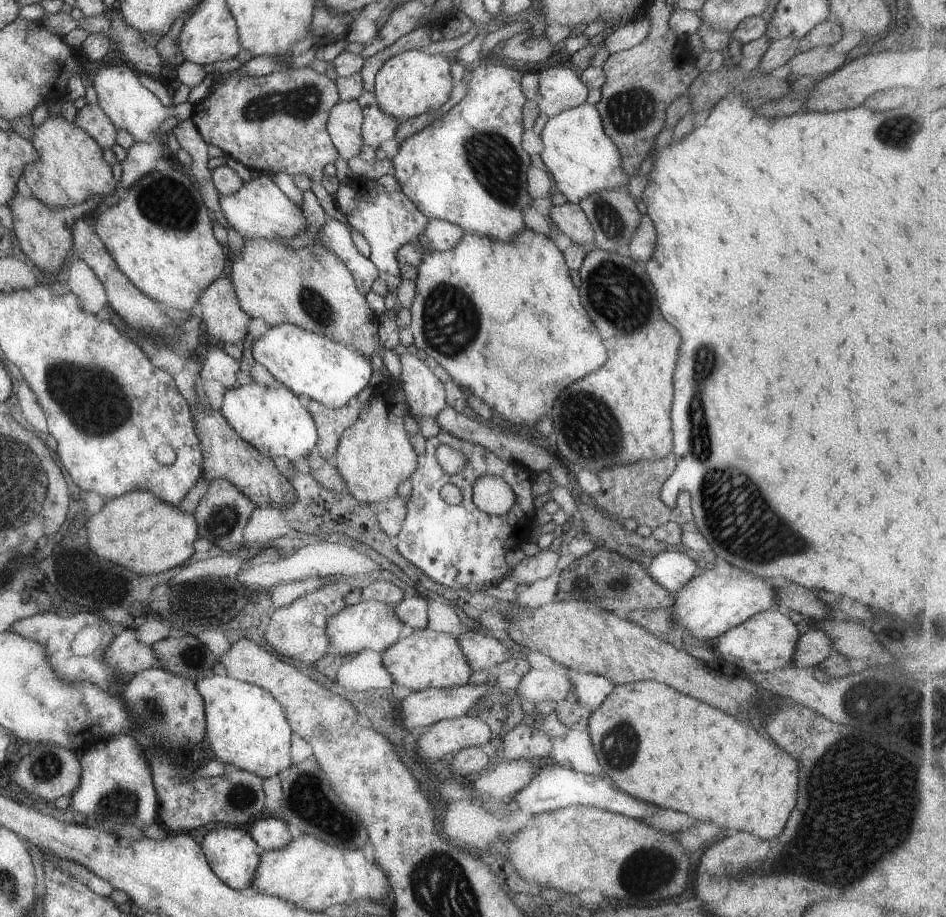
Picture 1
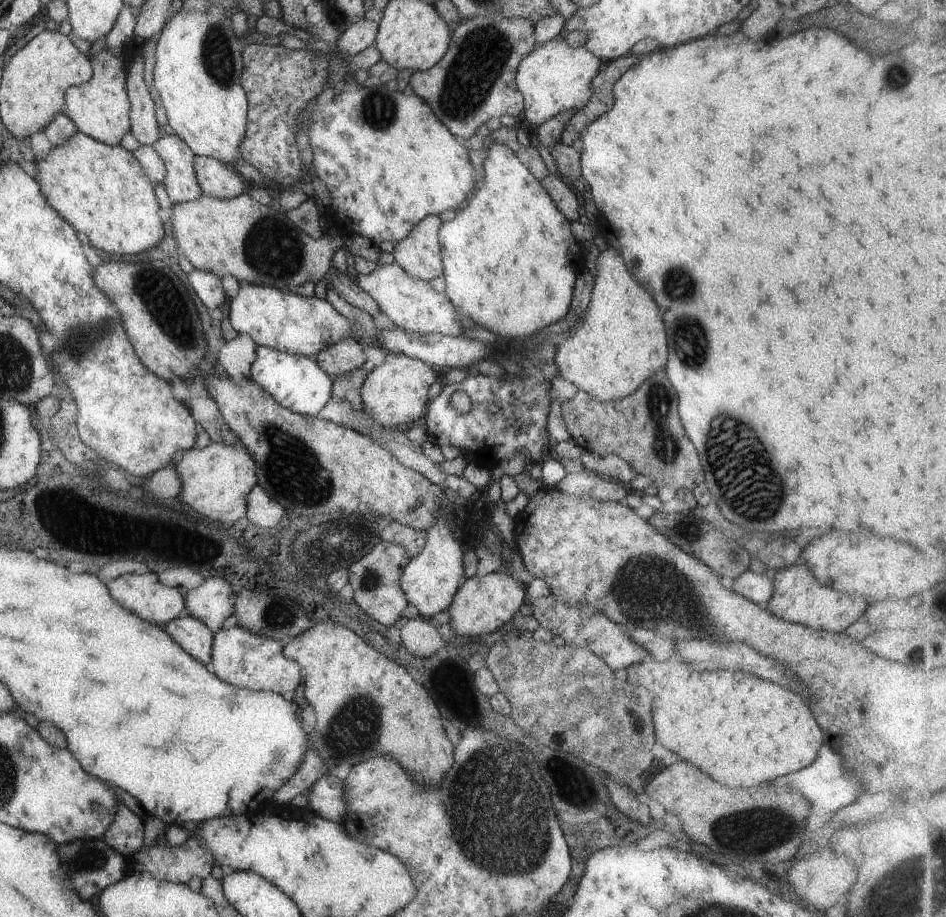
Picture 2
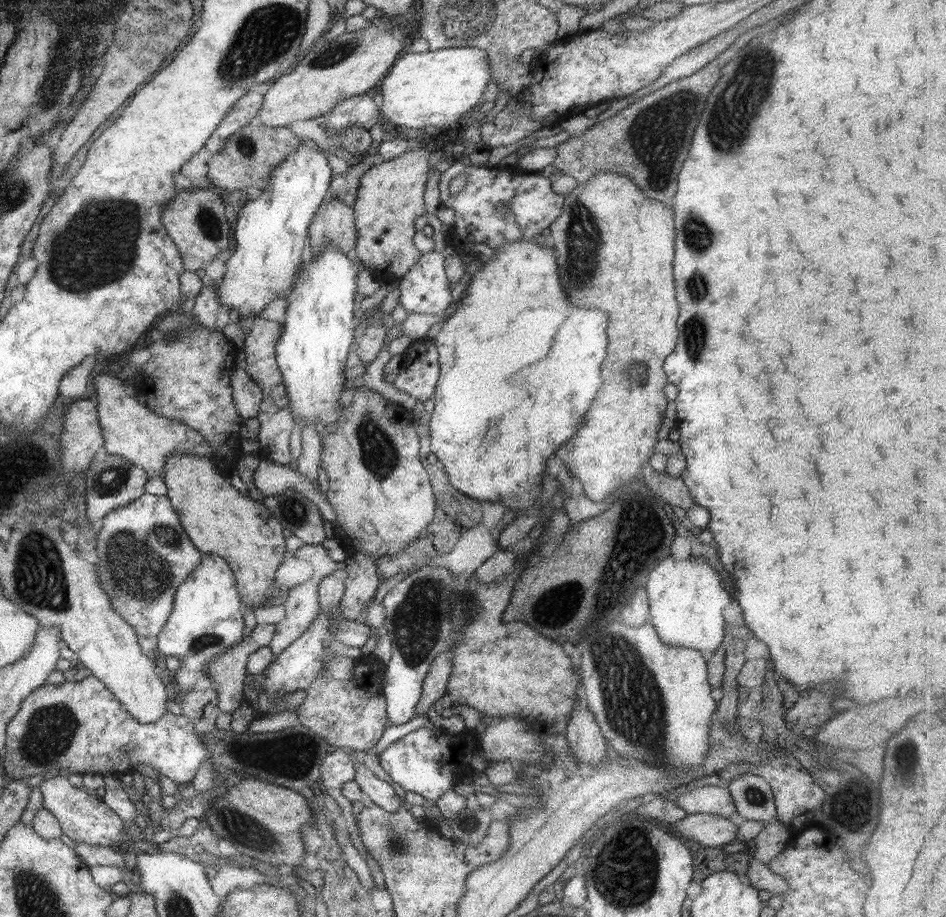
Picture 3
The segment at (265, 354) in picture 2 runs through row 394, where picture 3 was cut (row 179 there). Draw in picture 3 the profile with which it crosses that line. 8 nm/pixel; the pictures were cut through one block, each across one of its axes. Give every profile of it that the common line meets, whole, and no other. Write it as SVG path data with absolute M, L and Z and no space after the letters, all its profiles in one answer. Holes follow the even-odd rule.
M299 142L299 147L295 149L295 153L291 153L285 161L281 162L281 165L275 167L275 169L269 173L267 188L265 190L261 190L253 201L247 201L237 214L238 218L235 231L233 232L233 236L235 238L235 250L231 256L225 260L225 274L223 274L223 282L216 286L218 301L223 306L226 306L226 308L231 309L231 312L233 312L233 316L236 319L246 318L245 314L249 314L252 318L255 317L255 315L259 314L273 298L285 298L285 295L289 290L291 290L291 287L293 287L295 273L298 272L298 268L300 268L300 264L303 262L303 260L301 260L301 254L303 254L303 248L305 248L305 236L307 236L308 226L313 217L315 217L315 213L317 213L319 206L323 201L325 201L325 198L328 197L328 188L330 186L332 175L331 169L329 169L329 165L327 165L327 157L325 157L325 154L327 153L327 151L325 152L319 149L319 147L309 148L305 142Z

